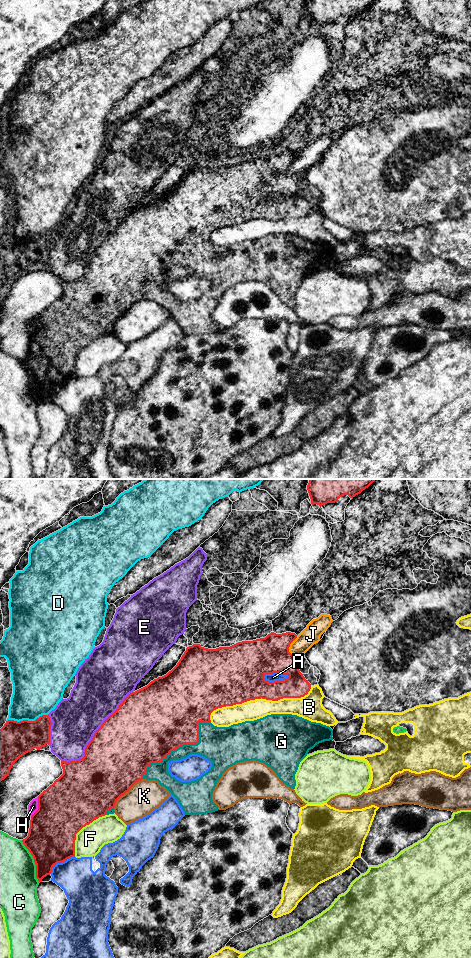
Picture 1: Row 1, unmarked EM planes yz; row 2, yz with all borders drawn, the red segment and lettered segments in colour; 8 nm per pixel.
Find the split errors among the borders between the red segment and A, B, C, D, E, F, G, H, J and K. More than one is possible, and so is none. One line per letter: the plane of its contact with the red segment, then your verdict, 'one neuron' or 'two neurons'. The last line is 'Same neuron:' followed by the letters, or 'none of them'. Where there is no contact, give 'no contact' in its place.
A: yz | two neurons
B: yz | two neurons
C: yz | two neurons
D: yz | two neurons
E: yz | two neurons
F: yz | two neurons
G: yz | one neuron
H: yz | two neurons
J: yz | two neurons
K: yz | two neurons
Same neuron: G

